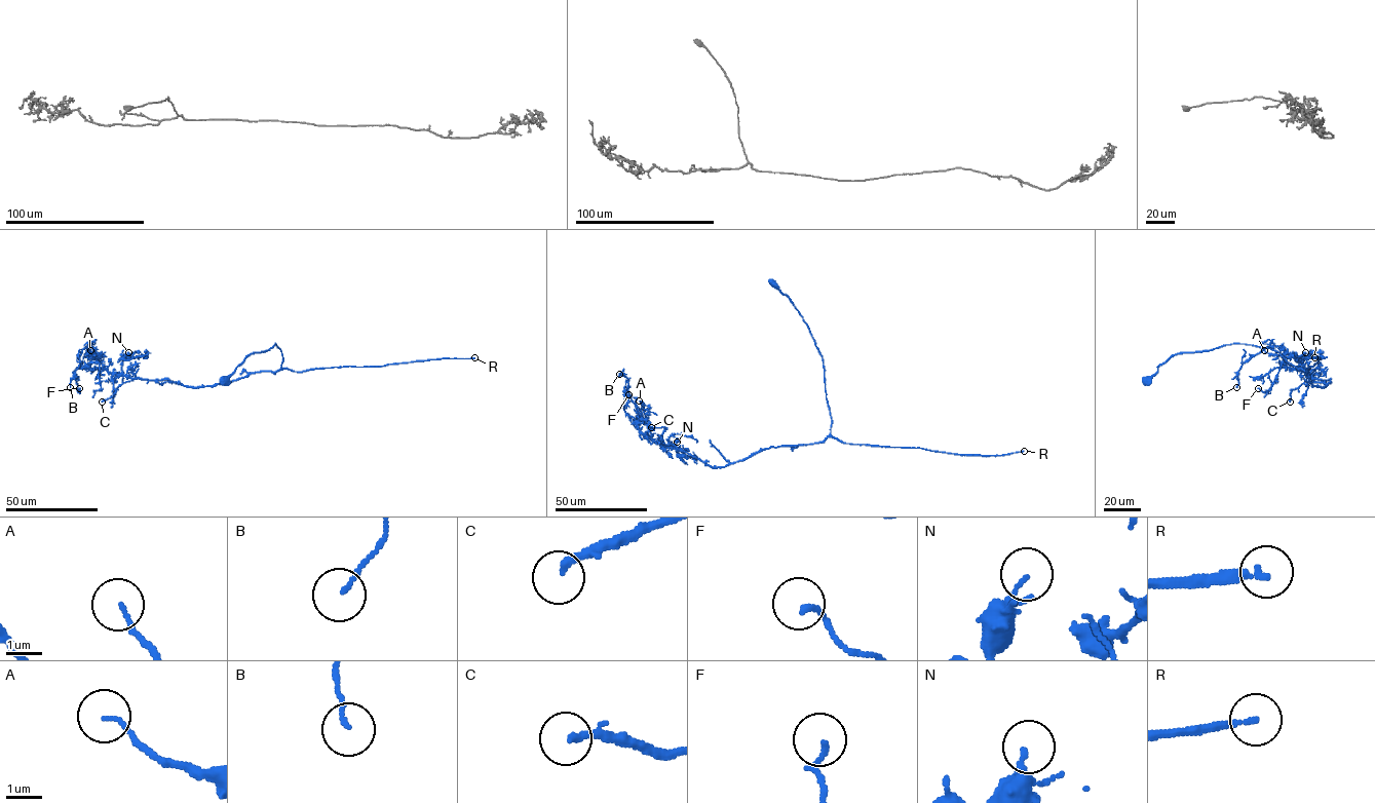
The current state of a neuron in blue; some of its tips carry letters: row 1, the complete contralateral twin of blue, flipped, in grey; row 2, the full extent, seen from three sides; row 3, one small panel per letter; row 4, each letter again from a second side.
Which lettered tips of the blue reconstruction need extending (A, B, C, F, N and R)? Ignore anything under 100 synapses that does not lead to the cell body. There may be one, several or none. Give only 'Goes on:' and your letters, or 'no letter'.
Goes on: R

